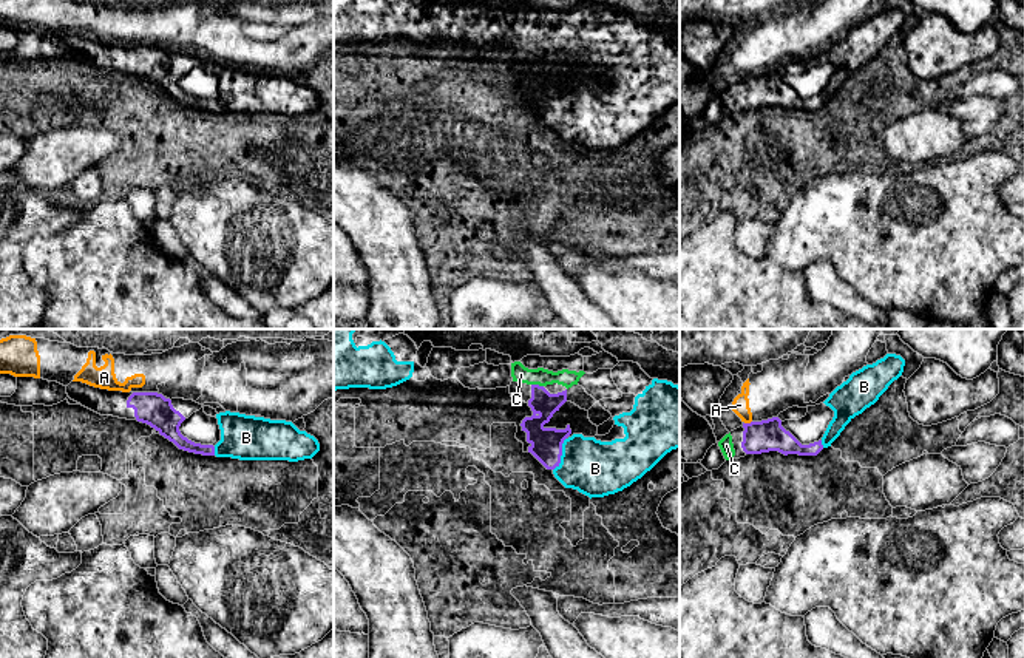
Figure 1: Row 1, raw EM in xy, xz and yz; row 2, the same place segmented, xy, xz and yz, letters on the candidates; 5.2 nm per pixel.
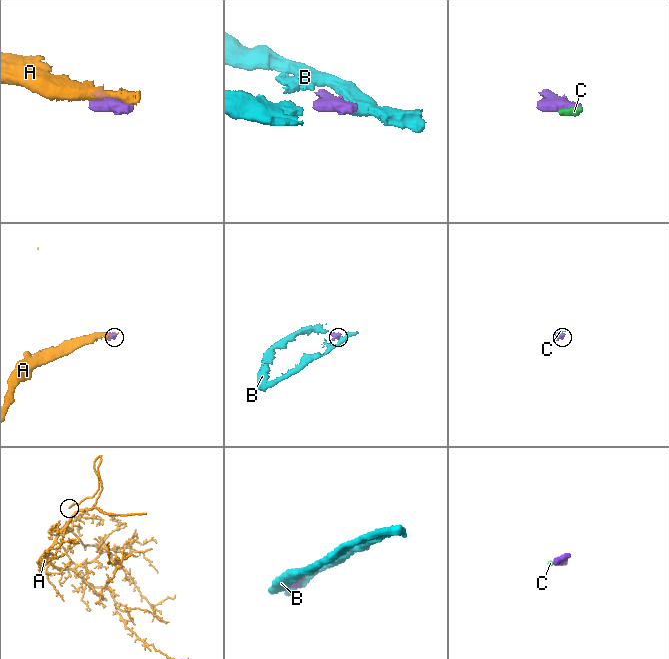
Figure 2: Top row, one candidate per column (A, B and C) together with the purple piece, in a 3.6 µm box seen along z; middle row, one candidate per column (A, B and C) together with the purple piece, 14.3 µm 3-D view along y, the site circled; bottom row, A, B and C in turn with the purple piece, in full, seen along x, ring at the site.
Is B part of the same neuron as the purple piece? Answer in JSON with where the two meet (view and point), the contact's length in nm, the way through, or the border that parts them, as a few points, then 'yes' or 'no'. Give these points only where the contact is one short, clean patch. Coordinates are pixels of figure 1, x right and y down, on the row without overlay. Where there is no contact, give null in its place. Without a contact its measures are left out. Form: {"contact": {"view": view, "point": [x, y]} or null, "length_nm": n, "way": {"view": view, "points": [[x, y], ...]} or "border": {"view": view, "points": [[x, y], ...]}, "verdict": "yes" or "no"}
{"contact": {"view": "xz", "point": [561, 108]}, "length_nm": 190, "way": {"view": "xz", "points": [[545, 96], [561, 108], [595, 122]]}, "verdict": "yes"}

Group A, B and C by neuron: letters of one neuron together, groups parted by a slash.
A / B C

